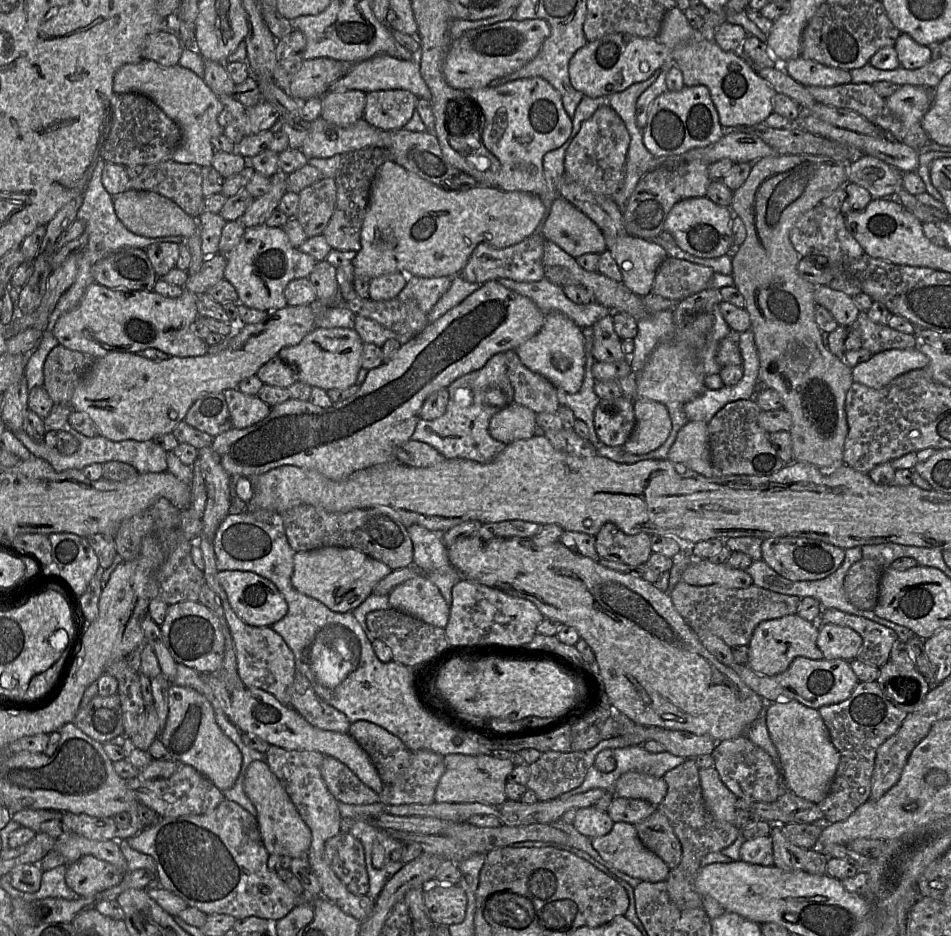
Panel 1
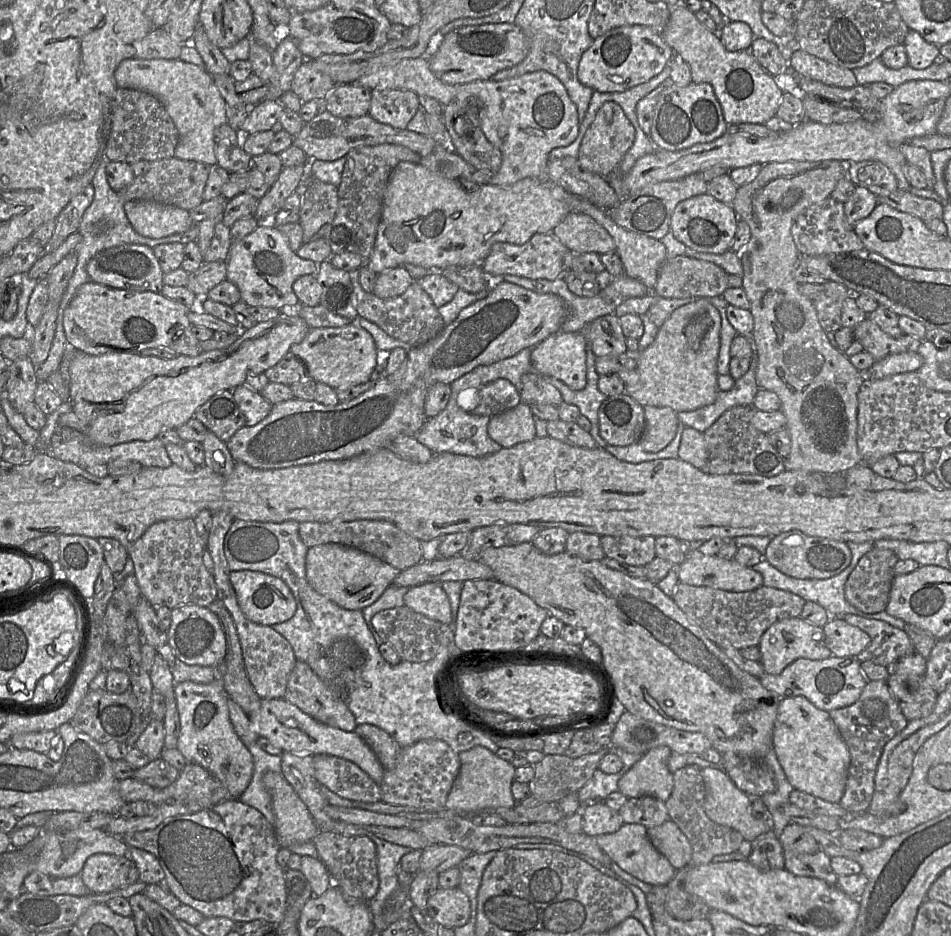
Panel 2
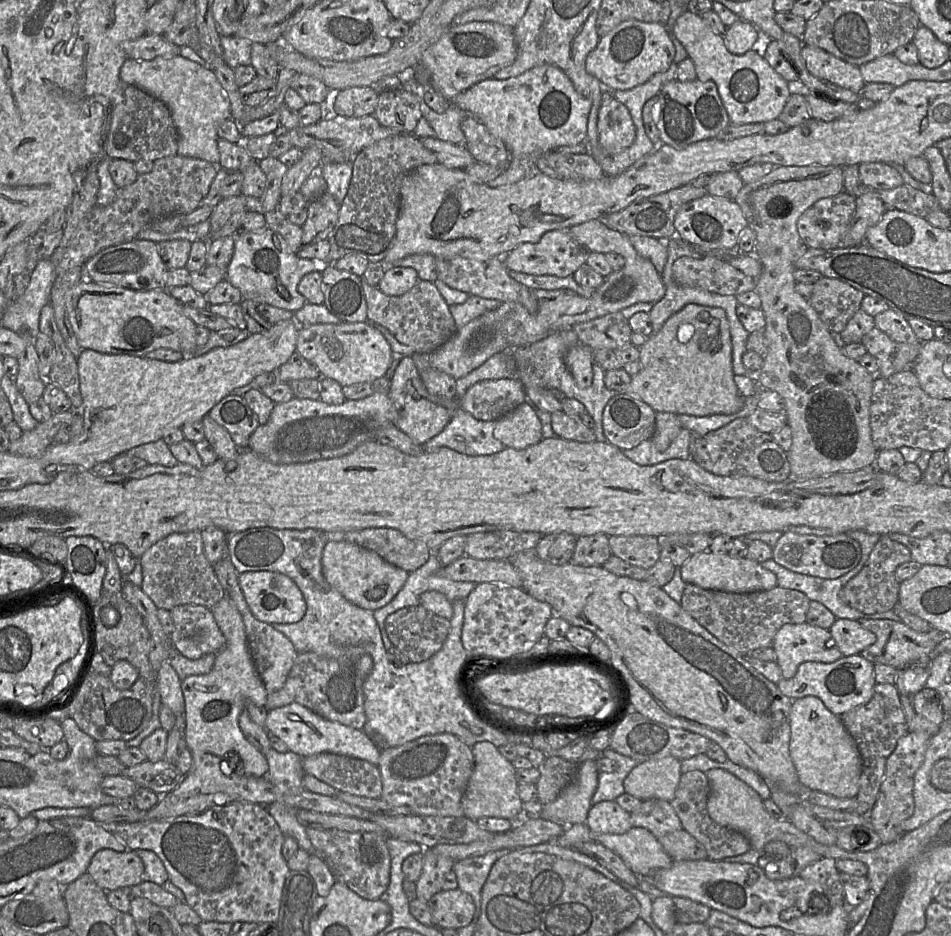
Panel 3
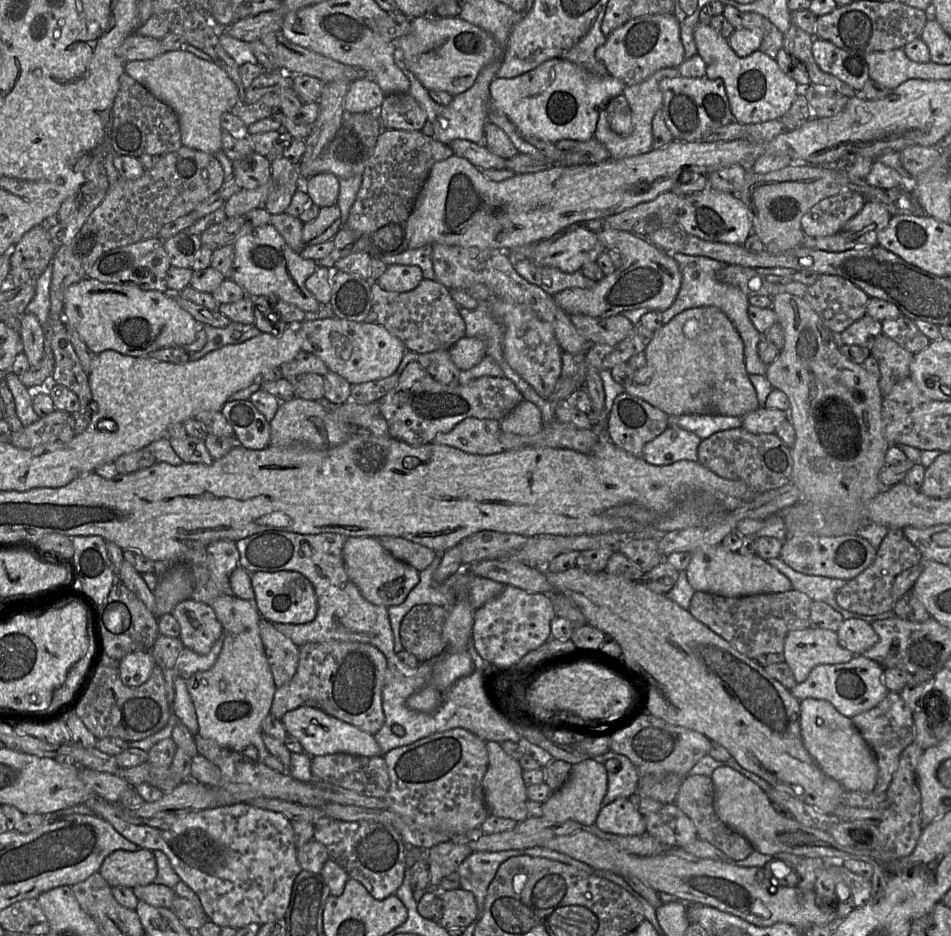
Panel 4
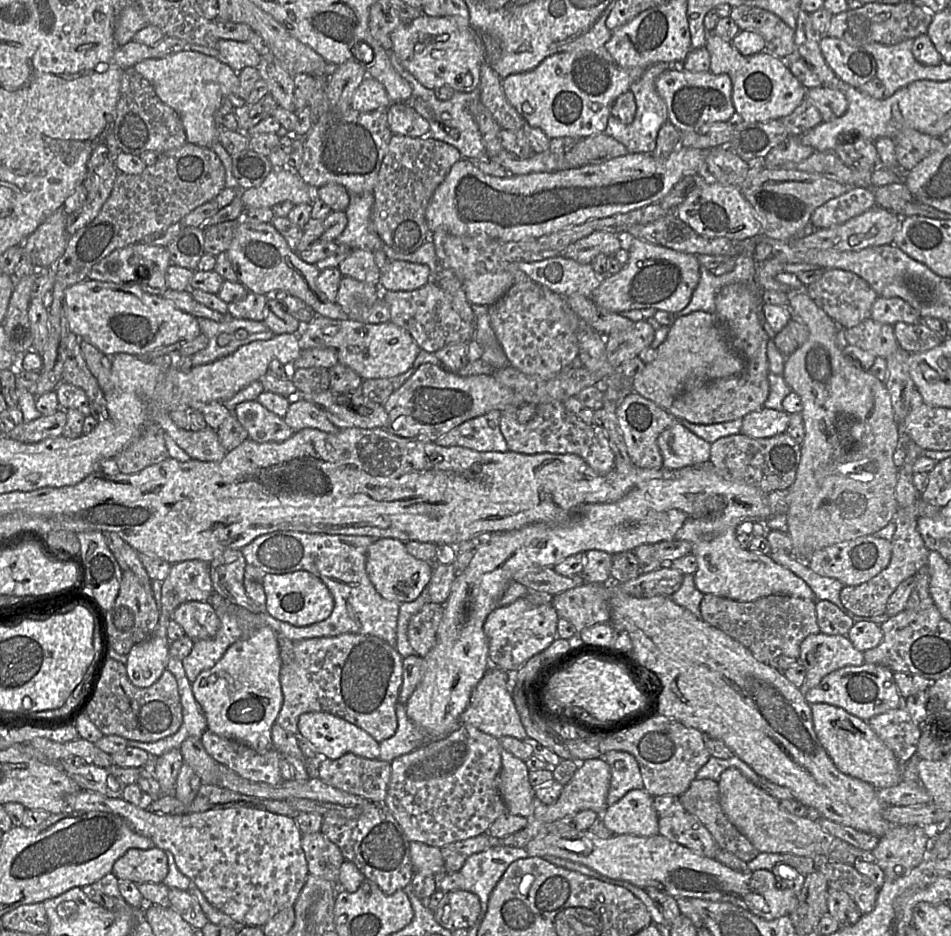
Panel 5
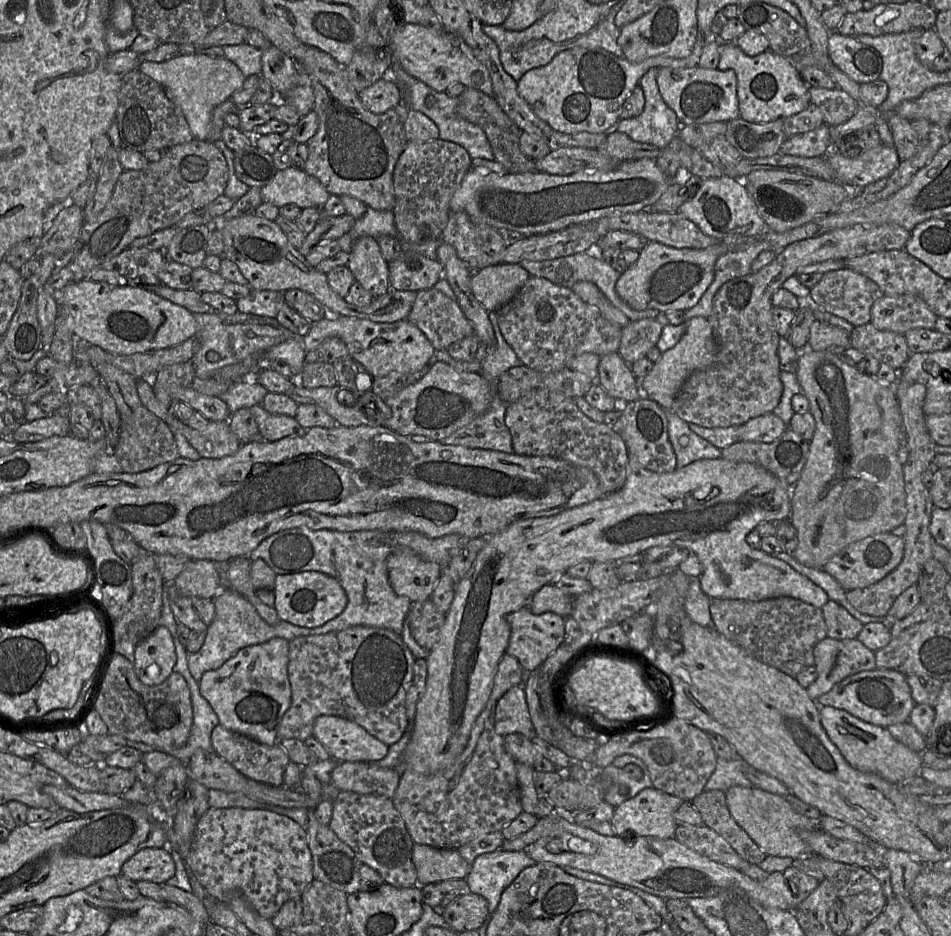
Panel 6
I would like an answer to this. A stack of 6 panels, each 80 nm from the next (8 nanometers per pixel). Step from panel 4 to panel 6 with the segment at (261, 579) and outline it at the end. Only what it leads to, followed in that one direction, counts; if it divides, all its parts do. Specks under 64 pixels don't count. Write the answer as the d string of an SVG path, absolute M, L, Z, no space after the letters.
M317 571L277 575L273 588L274 609L280 620L298 627L315 628L340 615L347 606L347 595L335 579Z

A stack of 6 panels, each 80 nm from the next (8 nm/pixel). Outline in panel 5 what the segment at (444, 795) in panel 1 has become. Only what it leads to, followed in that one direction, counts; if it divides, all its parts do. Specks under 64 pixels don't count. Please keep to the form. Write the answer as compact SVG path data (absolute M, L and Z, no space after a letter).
M502 749L502 767L498 776L498 791L506 812L532 818L534 790L529 782L529 769L524 761Z

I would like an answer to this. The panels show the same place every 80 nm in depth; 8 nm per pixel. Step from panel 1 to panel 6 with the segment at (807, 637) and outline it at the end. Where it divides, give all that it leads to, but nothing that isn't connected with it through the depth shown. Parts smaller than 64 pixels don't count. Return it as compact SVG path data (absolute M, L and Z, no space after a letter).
M826 637L815 645L813 654L817 678L806 688L809 697L813 700L829 692L834 685L846 677L877 668L875 652L867 648L857 638L838 640Z

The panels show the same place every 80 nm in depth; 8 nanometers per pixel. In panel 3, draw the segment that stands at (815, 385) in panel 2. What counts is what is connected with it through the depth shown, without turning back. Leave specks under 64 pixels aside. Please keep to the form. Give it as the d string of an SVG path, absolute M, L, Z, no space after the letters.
M776 166L770 173L762 178L744 184L734 201L740 206L748 226L755 232L755 245L752 253L761 263L762 272L756 279L756 292L761 299L761 310L765 315L765 327L762 330L766 343L767 351L763 357L763 365L756 376L756 382L760 389L777 392L785 402L784 412L787 417L787 425L791 428L792 444L787 452L788 461L791 469L790 480L804 480L828 476L840 472L853 472L866 467L875 466L878 450L873 444L870 428L870 405L875 375L869 373L858 361L848 358L842 353L830 335L830 331L819 318L815 309L810 305L808 299L798 294L795 290L796 281L793 272L795 270L794 262L805 253L807 247L801 242L797 232L797 220L802 213L820 199L833 197L843 191L843 174L842 167L839 166Z

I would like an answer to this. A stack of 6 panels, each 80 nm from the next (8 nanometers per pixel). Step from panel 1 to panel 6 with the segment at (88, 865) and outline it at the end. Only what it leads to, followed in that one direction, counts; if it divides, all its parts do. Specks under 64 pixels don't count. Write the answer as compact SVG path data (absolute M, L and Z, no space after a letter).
M168 847L143 848L122 865L121 876L134 882L150 881L163 885L174 876L175 870Z

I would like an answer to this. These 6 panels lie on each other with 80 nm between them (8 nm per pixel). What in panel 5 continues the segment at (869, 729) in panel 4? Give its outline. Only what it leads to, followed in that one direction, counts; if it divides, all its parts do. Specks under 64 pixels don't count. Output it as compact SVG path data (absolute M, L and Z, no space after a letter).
M903 703L900 707L876 715L866 721L877 736L904 763L917 751L921 728L916 725Z

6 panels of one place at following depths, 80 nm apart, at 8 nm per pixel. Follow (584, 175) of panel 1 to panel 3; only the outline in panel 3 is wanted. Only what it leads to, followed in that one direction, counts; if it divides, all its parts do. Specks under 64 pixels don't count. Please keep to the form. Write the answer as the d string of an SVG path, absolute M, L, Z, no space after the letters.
M613 96L599 109L597 133L601 148L610 155L622 152L635 140L635 126L630 112Z

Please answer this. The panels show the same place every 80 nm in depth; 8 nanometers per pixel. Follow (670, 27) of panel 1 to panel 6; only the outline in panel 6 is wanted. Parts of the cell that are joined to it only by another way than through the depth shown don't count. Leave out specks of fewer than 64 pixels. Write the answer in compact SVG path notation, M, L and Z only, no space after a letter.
M721 43L718 70L733 70L737 76L739 117L752 123L784 119L805 110L810 104L809 87L788 58L771 51L750 57L739 47Z

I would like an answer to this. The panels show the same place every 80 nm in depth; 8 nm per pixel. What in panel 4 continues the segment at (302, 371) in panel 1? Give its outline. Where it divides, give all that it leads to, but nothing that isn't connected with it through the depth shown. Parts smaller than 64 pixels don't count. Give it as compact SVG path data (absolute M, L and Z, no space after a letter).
M332 317L304 321L293 326L301 339L301 351L319 357L329 371L342 376L351 385L393 375L407 351L400 339L377 323L354 322Z

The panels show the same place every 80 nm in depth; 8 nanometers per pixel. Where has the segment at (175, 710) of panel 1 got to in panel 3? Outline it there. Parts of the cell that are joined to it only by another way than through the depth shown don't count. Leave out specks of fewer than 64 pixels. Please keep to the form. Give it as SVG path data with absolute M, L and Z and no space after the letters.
M225 596L212 608L214 618L225 637L225 646L217 653L211 671L192 675L181 682L185 701L185 741L193 752L211 753L220 757L239 758L241 772L260 777L268 770L268 763L261 751L244 737L239 719L246 701L264 707L268 693L252 661L245 625L235 604Z

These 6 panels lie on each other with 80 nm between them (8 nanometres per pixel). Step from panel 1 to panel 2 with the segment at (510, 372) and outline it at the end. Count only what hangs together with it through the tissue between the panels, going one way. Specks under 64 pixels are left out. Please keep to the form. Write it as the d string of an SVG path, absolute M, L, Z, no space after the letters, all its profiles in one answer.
M529 372L521 378L522 387L519 391L521 403L527 405L548 404L560 406L563 402L561 393L538 372Z

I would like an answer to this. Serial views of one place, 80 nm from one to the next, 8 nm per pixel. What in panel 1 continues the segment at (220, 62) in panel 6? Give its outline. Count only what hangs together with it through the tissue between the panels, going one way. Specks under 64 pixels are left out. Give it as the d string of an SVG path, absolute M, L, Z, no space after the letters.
M152 60L137 64L124 64L113 79L116 94L140 93L149 97L181 130L181 143L172 159L183 164L211 166L215 154L212 140L224 134L231 114L223 112L219 97L207 86L204 79L191 70L180 66L162 66Z

